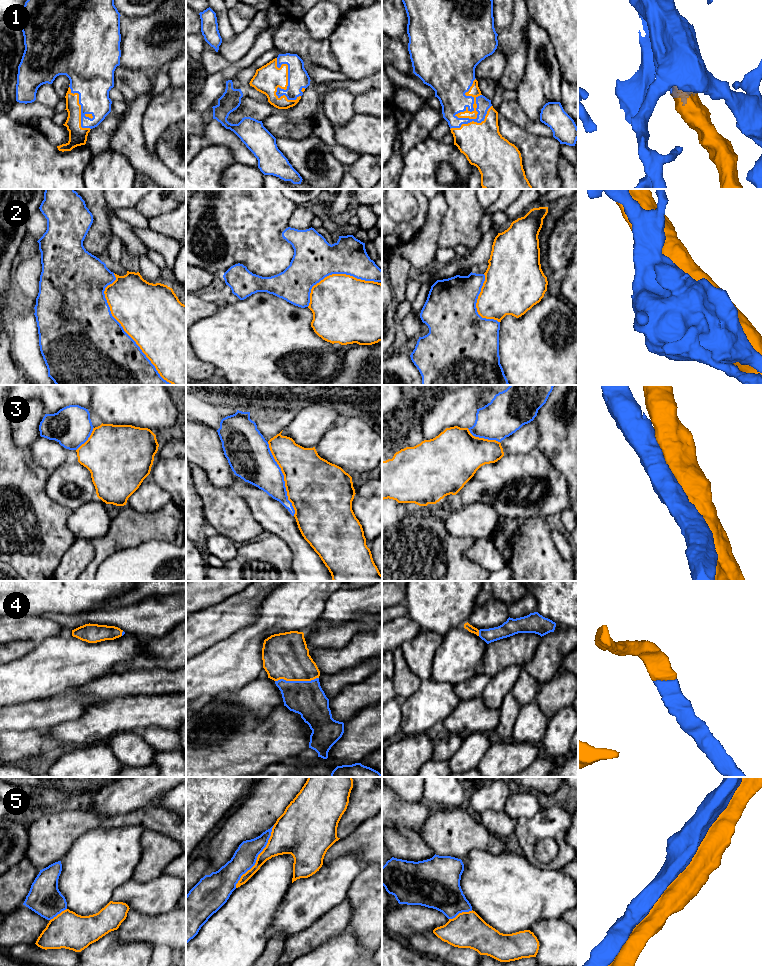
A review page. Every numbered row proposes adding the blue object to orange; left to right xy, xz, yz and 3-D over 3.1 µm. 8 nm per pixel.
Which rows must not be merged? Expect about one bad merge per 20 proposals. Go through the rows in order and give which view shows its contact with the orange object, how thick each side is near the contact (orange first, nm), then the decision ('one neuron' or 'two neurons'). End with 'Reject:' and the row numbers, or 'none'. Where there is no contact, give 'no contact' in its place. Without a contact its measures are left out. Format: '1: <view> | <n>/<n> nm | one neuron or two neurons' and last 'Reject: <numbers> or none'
1: yz | 90/240 nm | one neuron
2: xy | 480/500 nm | one neuron
3: xz | 460/300 nm | one neuron
4: xz | 360/280 nm | one neuron
5: xz | 220/190 nm | one neuron
Reject: none

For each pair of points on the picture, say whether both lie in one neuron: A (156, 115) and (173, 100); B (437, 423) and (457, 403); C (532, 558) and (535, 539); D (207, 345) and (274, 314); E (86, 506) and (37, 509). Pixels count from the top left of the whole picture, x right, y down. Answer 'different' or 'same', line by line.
A: same
B: same
C: same
D: same
E: different

